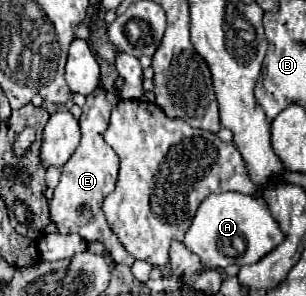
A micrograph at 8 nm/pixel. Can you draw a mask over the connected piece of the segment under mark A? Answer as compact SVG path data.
M215 193L209 195L197 209L197 215L185 233L185 247L195 253L209 269L225 269L229 265L251 265L271 253L285 241L285 233L273 219L269 205L261 195Z

